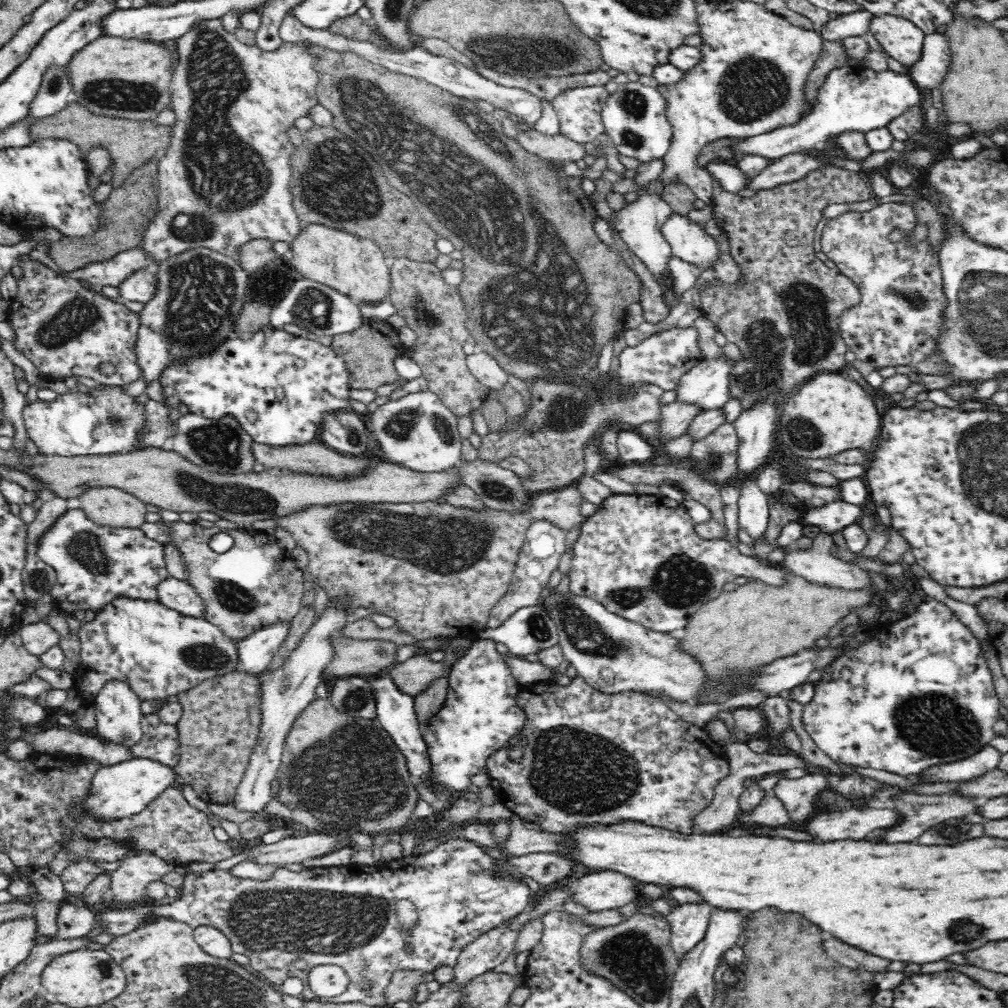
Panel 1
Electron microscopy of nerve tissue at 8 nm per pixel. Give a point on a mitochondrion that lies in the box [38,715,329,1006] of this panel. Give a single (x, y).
(105, 969)

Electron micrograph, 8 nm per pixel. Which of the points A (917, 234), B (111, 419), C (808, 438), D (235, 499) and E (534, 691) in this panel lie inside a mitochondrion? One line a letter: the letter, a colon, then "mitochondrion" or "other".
A: other
B: mitochondrion
C: mitochondrion
D: mitochondrion
E: other

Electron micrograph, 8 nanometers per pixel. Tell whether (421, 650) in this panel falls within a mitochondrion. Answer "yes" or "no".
no

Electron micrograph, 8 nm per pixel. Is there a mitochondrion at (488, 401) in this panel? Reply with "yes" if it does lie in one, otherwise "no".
no

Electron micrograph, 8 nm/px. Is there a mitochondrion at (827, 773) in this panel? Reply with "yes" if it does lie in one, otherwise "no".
no

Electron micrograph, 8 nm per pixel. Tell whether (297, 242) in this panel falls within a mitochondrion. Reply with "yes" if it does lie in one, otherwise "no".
no

